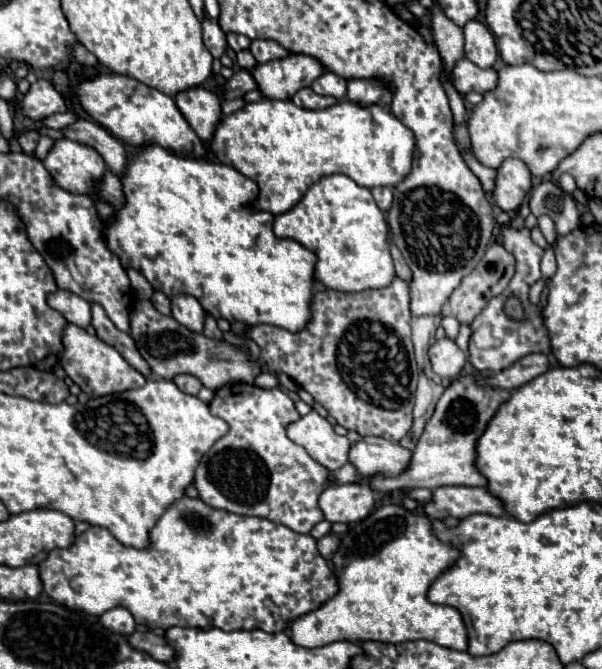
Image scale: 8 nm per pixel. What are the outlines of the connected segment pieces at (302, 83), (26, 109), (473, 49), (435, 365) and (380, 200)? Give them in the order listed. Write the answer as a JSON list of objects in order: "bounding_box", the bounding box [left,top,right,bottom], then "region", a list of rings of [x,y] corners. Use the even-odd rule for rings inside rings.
[{"bounding_box":[252,54,324,100],"region":[[[290,54],[288,58],[270,64],[258,64],[252,70],[252,76],[262,96],[290,100],[298,88],[310,86],[322,72],[324,68],[318,60],[304,54]]]},{"bounding_box":[18,80,66,120],"region":[[[36,80],[30,86],[30,90],[20,98],[18,110],[32,120],[42,120],[46,116],[66,112],[66,106],[64,106],[64,98],[52,86],[52,82]]]},{"bounding_box":[464,20,498,68],"region":[[[470,20],[464,26],[464,56],[474,62],[480,68],[492,68],[496,58],[498,58],[498,50],[494,44],[494,36],[492,32],[486,28],[486,24],[478,22],[478,20]]]},{"bounding_box":[428,338,466,380],"region":[[[450,338],[436,340],[430,346],[428,356],[430,356],[430,362],[432,362],[432,370],[438,376],[450,378],[450,380],[454,380],[466,364],[466,354]]]},{"bounding_box":[370,186,392,210],"region":[[[376,186],[370,192],[372,192],[372,196],[374,196],[374,200],[376,200],[376,204],[378,204],[380,210],[388,210],[390,208],[390,204],[392,204],[392,188],[388,188],[388,186]]]}]

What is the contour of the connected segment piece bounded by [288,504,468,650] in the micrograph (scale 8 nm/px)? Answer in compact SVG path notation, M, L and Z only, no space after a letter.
M384 504L338 538L340 546L328 562L340 590L314 612L288 624L294 644L316 648L336 640L376 640L390 644L428 640L444 648L466 650L468 638L460 612L452 606L432 604L426 598L432 580L450 568L460 552L442 544L432 534L432 522L424 514L414 514L396 504Z

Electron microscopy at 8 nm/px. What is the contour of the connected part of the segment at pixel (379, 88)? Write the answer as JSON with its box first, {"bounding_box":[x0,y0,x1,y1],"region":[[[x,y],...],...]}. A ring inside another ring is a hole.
{"bounding_box":[346,80,390,108],"region":[[[348,80],[346,98],[350,102],[362,104],[362,108],[370,104],[380,104],[380,108],[390,108],[390,90],[376,80]]]}

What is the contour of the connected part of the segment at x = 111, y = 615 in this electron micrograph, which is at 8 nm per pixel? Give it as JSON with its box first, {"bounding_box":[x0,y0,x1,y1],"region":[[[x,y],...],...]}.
{"bounding_box":[100,608,136,636],"region":[[[112,608],[112,610],[104,612],[104,614],[100,616],[100,622],[102,622],[102,626],[108,628],[110,632],[124,634],[124,636],[132,634],[132,632],[134,632],[134,626],[136,626],[132,614],[130,614],[126,608]]]}

